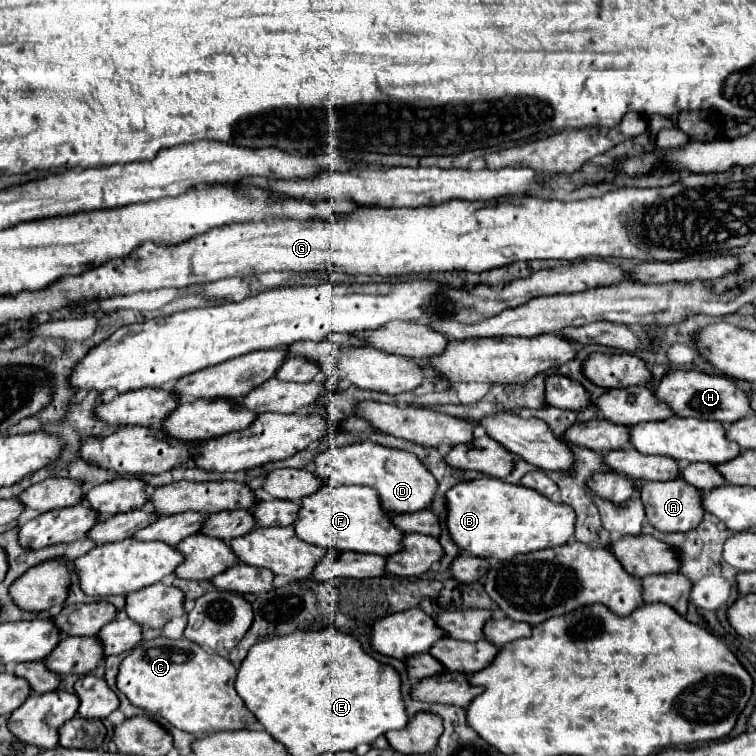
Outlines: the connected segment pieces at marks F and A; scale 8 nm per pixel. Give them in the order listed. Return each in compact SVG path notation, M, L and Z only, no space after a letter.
M322 485L320 491L300 501L298 519L292 527L298 539L304 539L310 545L320 545L324 549L360 547L356 553L376 553L384 557L402 549L402 531L398 531L386 511L382 511L378 493L372 487Z
M672 479L672 481L648 481L640 489L640 499L646 511L646 517L652 527L664 533L674 533L674 531L690 531L698 527L702 521L704 509L702 509L702 495L682 479Z

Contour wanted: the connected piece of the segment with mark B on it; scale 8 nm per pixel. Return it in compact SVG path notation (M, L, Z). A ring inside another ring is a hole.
M494 477L454 485L446 493L446 507L446 527L452 541L462 551L482 559L508 561L520 553L566 545L574 537L574 511L568 505L554 503L524 485L510 485Z

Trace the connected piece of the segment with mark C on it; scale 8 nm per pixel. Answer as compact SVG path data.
M156 637L150 641L140 641L120 663L120 673L116 677L116 687L122 691L134 707L140 707L144 711L156 713L164 717L170 725L176 729L182 729L192 735L204 735L210 731L230 731L230 729L246 729L248 725L256 725L254 715L244 707L244 701L238 697L234 689L234 679L236 679L236 667L208 651L198 647L196 643L190 643L188 639L166 639L166 637Z

